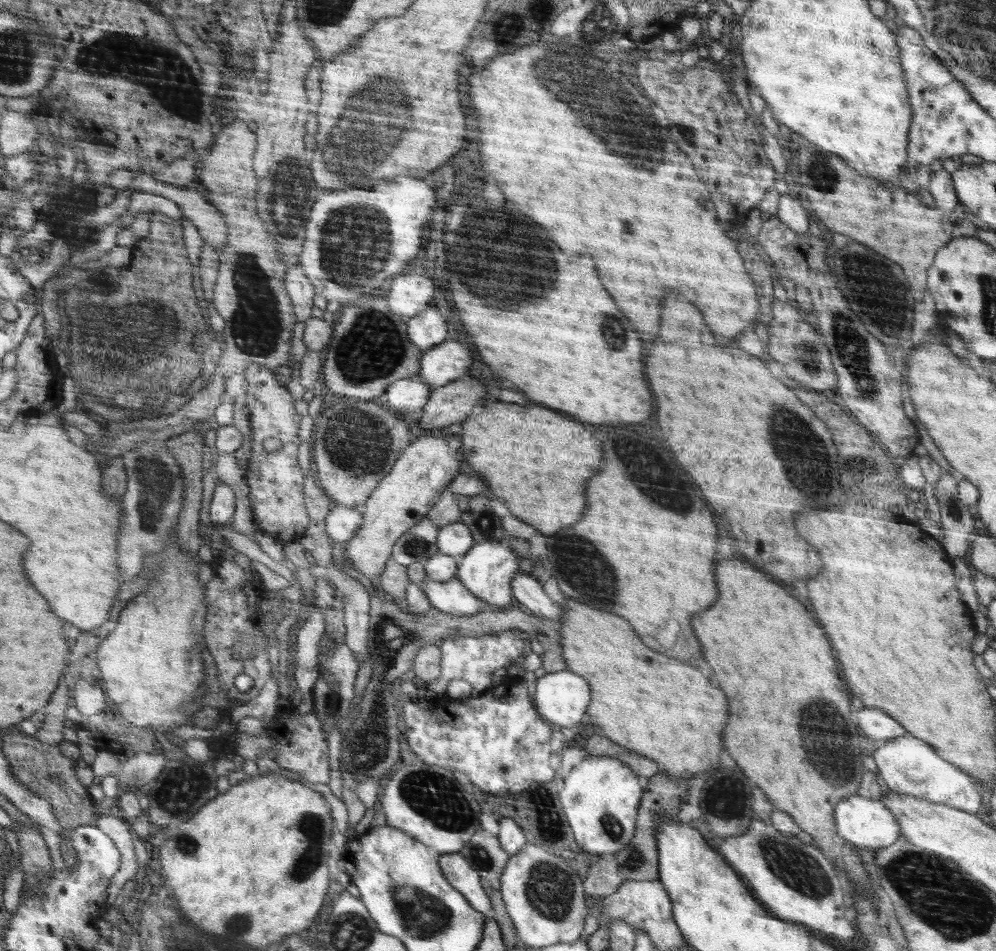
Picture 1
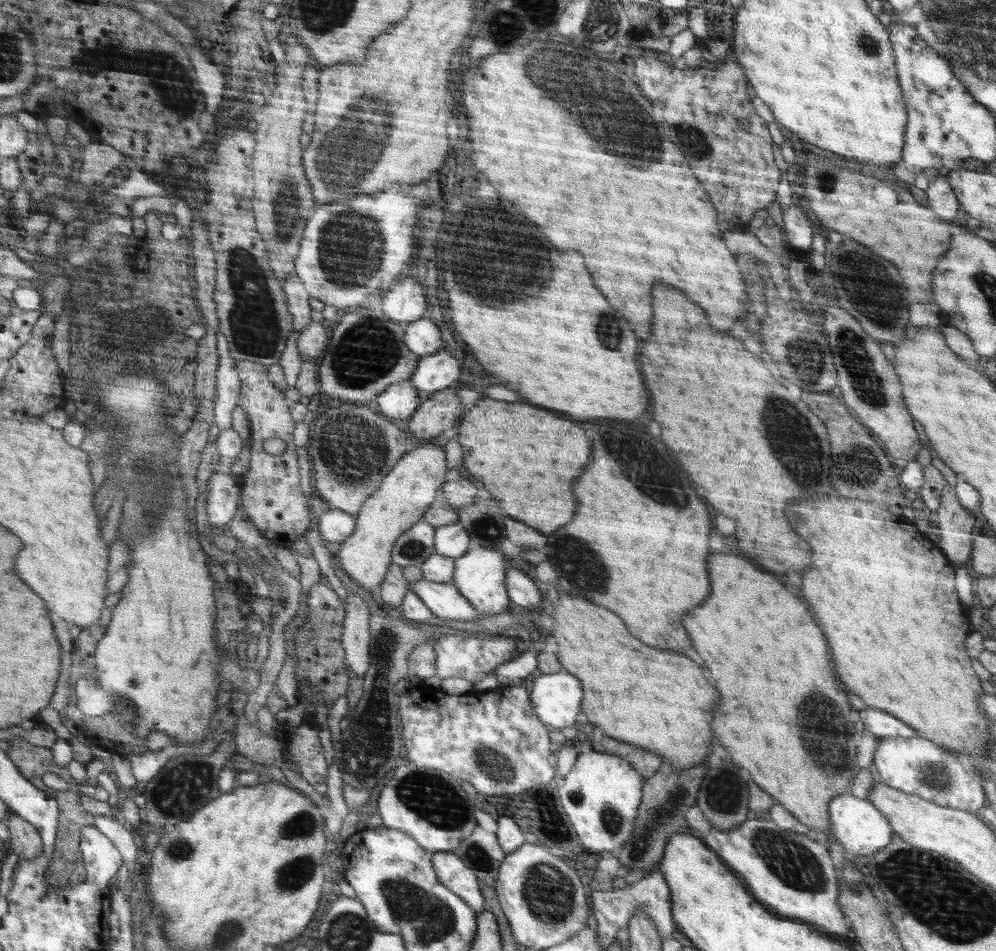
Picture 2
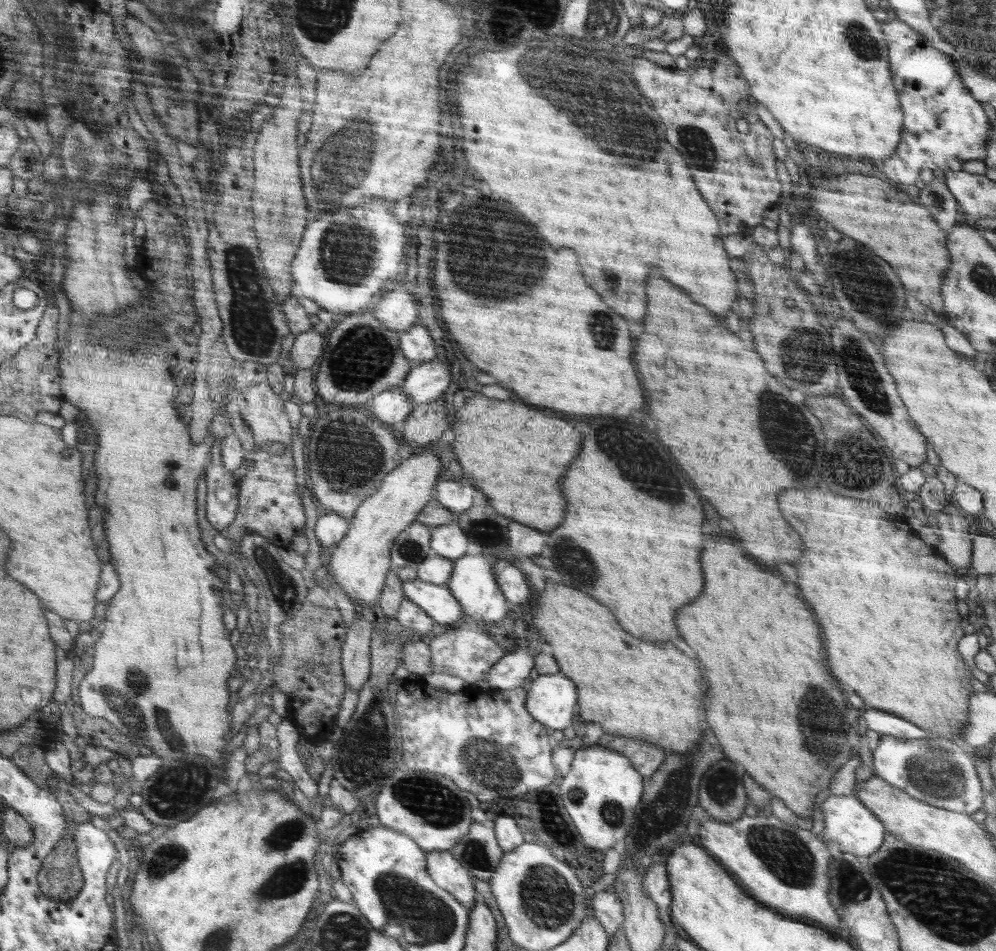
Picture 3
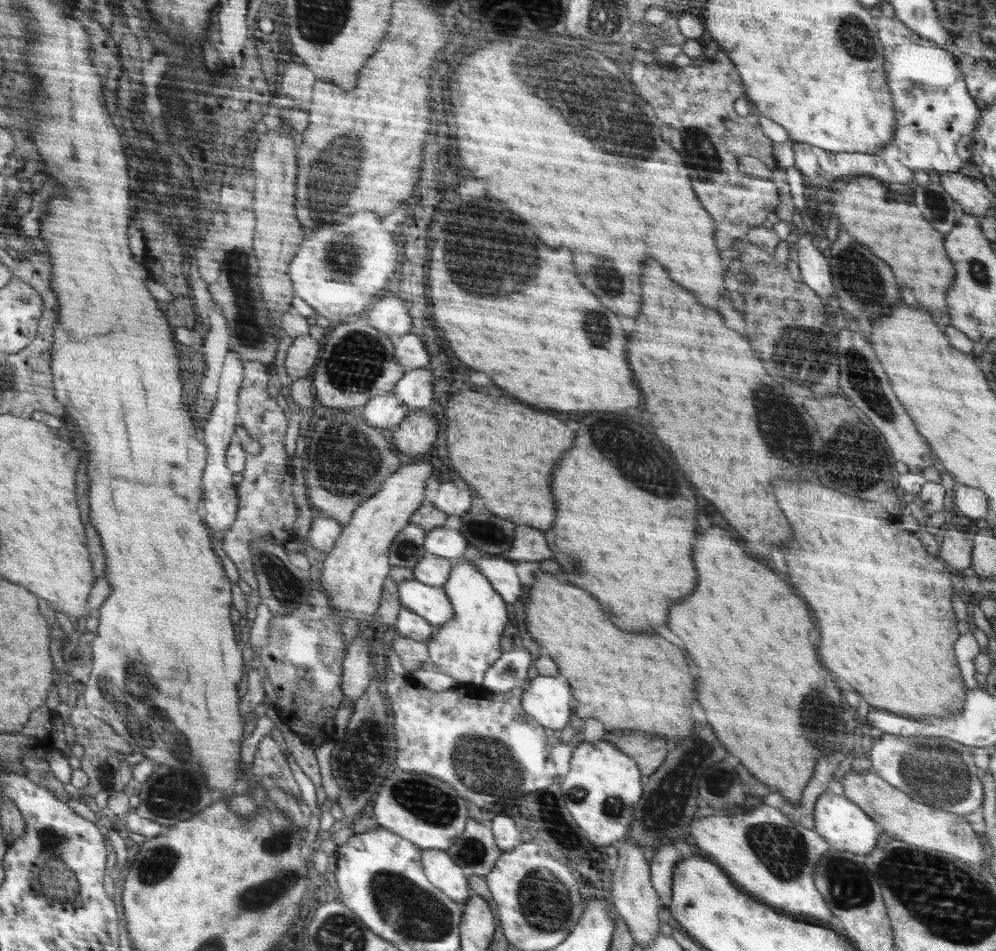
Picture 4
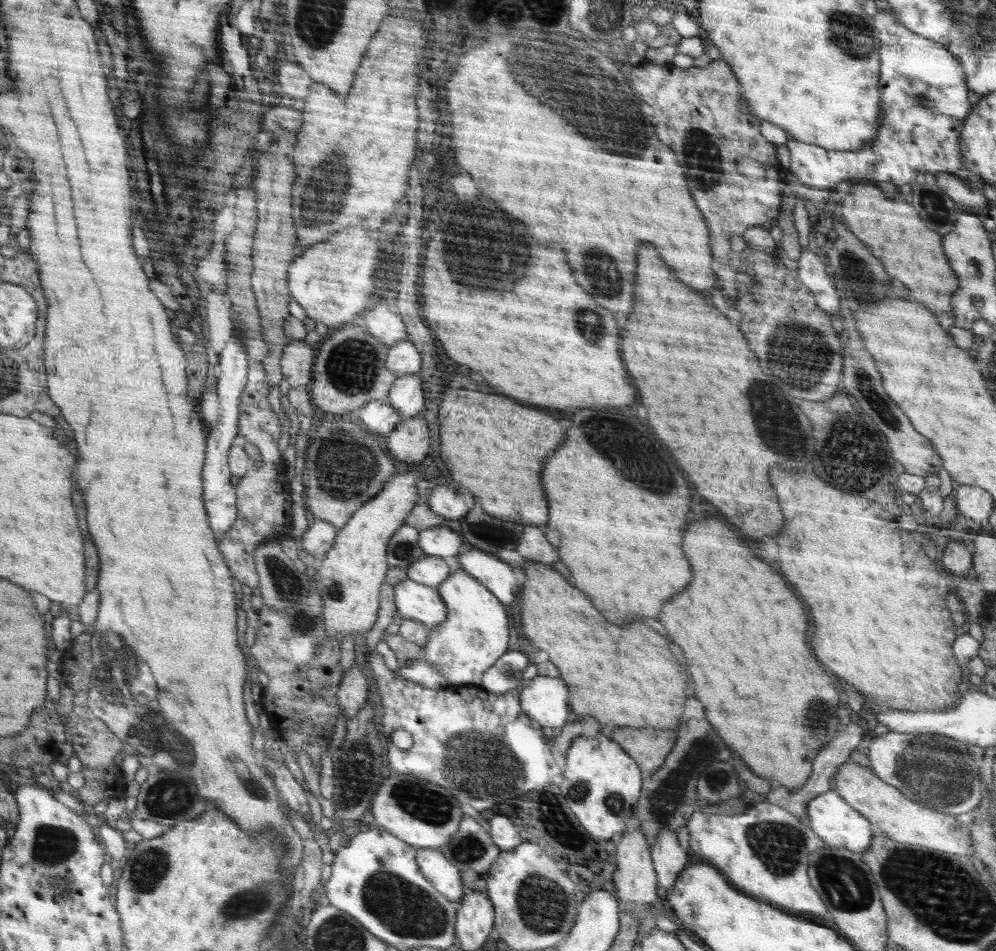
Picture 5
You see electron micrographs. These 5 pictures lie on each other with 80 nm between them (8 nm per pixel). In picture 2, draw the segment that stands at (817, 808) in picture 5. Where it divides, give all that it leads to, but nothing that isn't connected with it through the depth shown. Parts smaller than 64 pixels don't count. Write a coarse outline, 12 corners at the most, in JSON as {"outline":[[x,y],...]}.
{"outline":[[867,798],[829,802],[831,834],[852,854],[872,854],[896,836]]}

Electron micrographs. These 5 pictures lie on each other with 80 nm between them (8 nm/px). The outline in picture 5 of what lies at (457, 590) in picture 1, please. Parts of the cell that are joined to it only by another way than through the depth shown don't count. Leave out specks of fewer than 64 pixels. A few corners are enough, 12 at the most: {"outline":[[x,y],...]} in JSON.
{"outline":[[406,579],[394,588],[396,618],[383,632],[397,634],[402,618],[428,627],[448,607],[436,587]]}

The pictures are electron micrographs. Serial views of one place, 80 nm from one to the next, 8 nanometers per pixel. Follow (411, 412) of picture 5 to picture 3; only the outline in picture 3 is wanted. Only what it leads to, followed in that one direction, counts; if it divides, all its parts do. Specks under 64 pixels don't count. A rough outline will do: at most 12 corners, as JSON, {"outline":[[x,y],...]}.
{"outline":[[442,362],[412,367],[400,387],[420,404],[436,401],[450,384]]}

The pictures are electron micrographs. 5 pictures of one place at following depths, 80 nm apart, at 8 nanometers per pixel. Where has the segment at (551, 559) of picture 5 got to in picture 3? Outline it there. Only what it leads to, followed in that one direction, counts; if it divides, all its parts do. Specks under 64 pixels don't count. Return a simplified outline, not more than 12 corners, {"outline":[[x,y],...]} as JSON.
{"outline":[[512,522],[508,526],[512,556],[546,553],[548,534]]}

